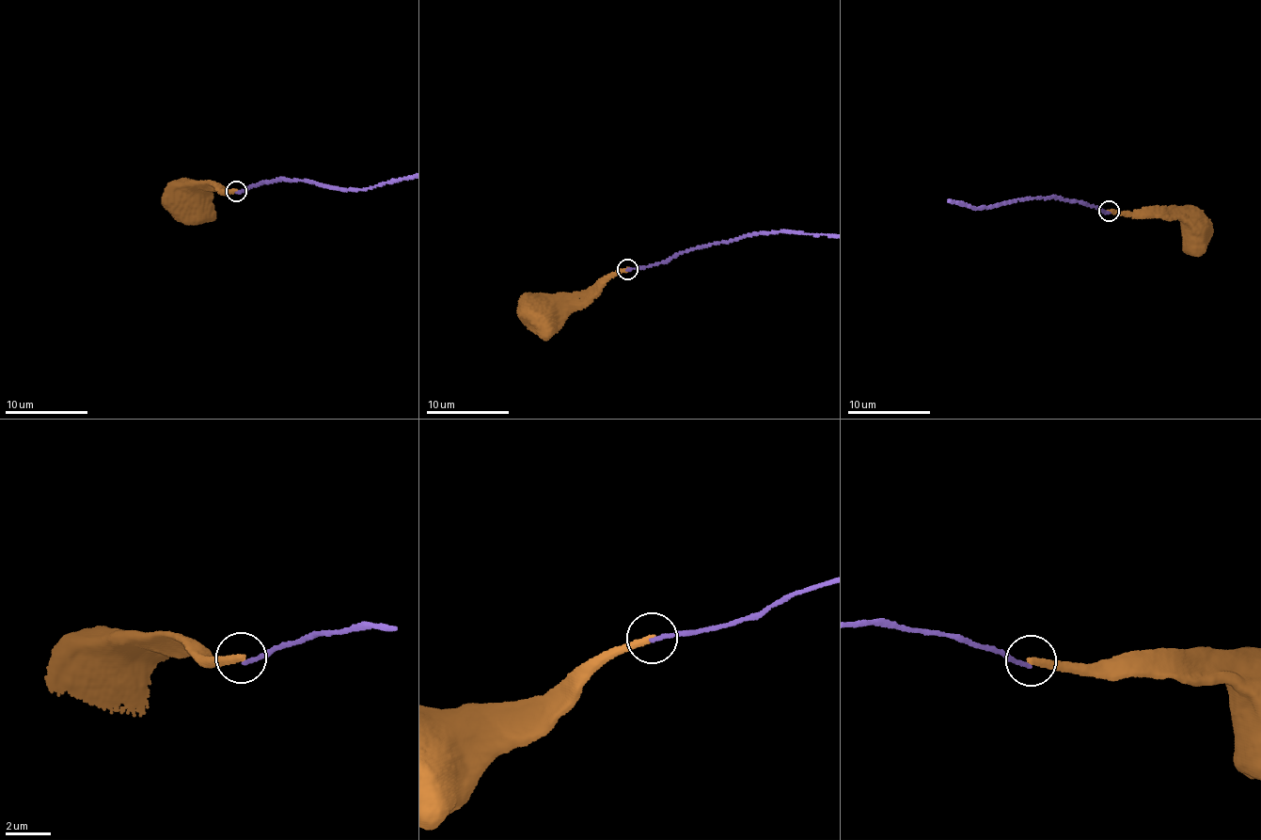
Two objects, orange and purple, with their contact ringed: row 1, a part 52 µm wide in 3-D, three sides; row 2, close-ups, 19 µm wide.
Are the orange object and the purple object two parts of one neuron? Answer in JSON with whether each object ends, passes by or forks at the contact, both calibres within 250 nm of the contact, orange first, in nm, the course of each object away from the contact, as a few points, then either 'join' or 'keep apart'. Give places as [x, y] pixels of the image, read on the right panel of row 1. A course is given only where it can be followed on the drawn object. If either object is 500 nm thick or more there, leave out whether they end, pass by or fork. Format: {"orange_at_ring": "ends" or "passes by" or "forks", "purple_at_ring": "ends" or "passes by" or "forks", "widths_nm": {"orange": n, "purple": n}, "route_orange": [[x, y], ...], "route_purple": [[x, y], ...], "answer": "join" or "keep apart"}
{"orange_at_ring": "ends", "purple_at_ring": "ends", "widths_nm": {"orange": 320, "purple": 180}, "route_orange": [[1110, 211], [1150, 213], [1166, 209], [1189, 228]], "answer": "keep apart"}

